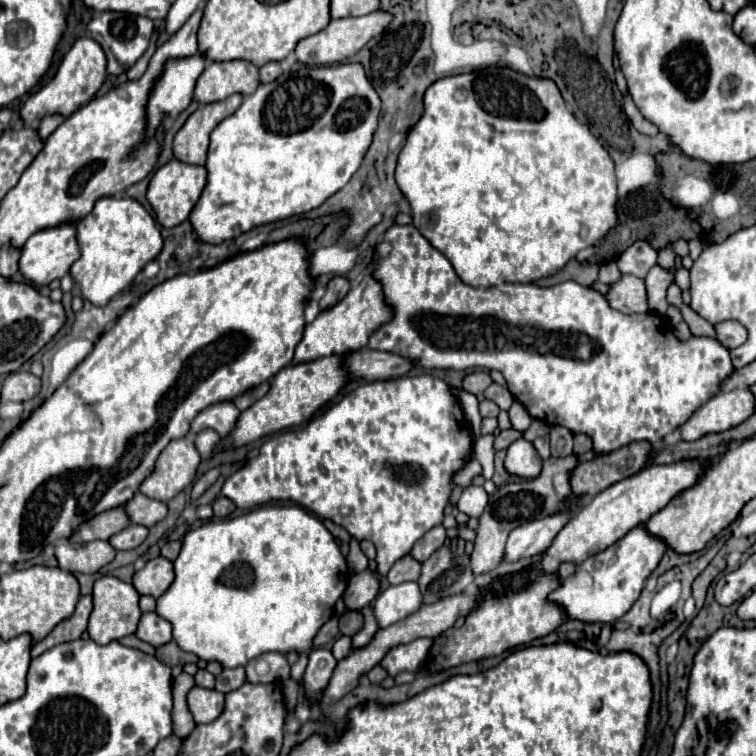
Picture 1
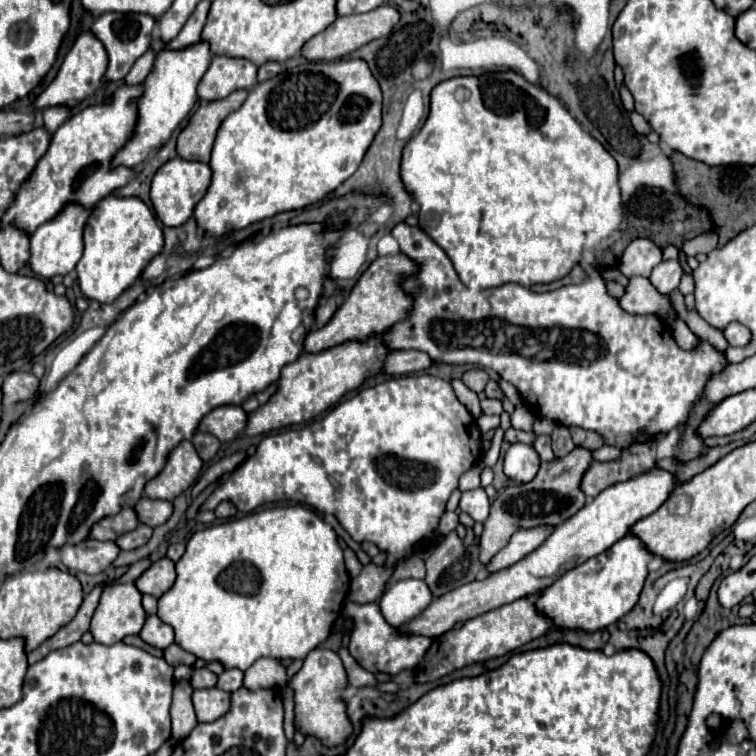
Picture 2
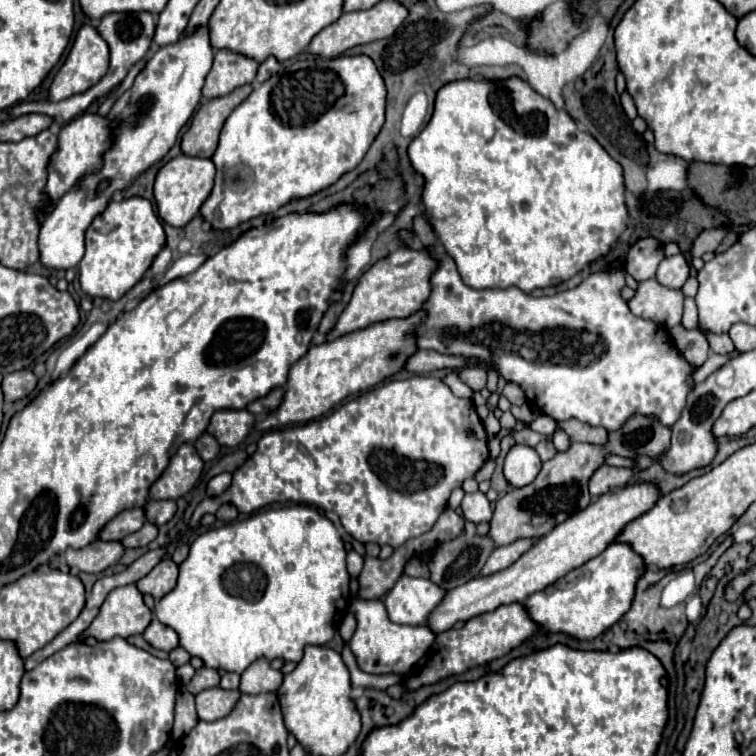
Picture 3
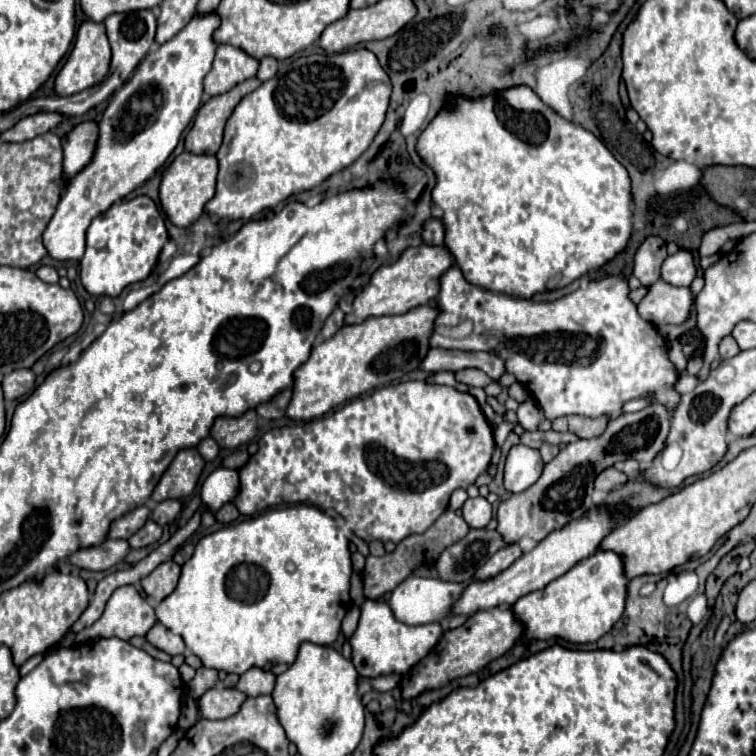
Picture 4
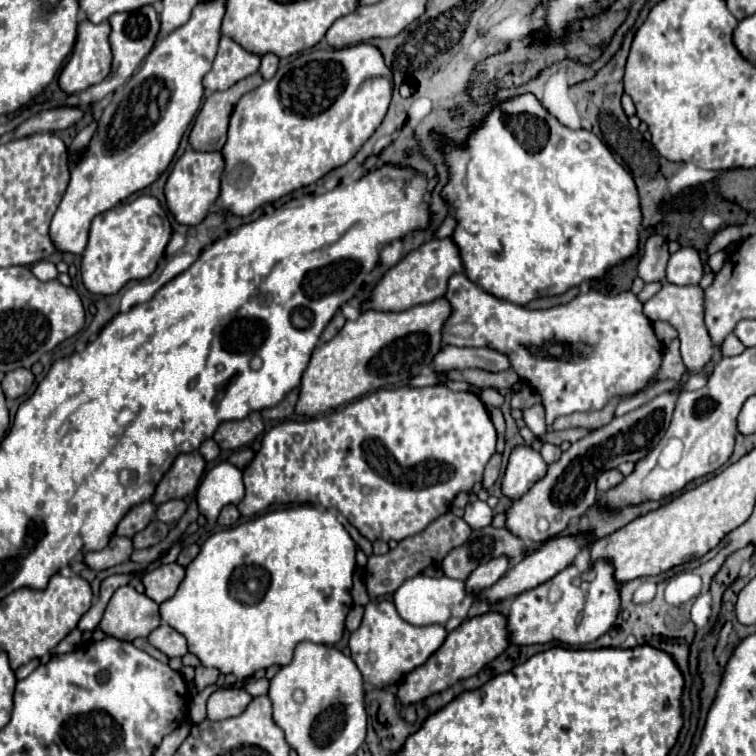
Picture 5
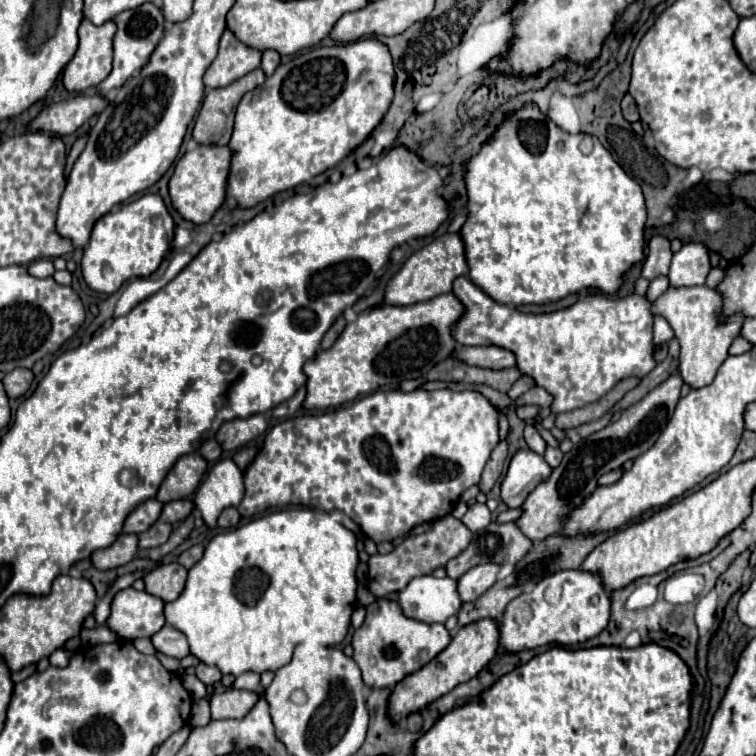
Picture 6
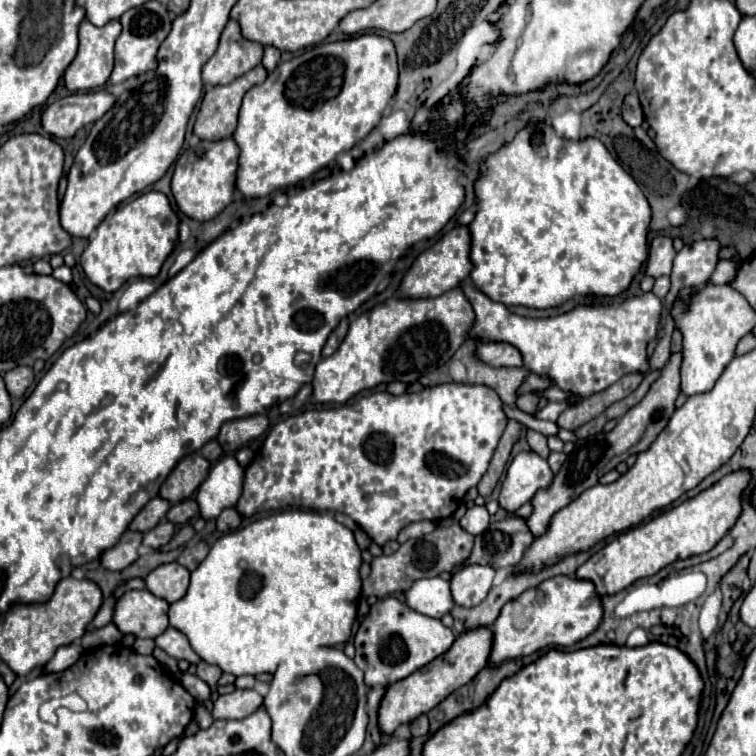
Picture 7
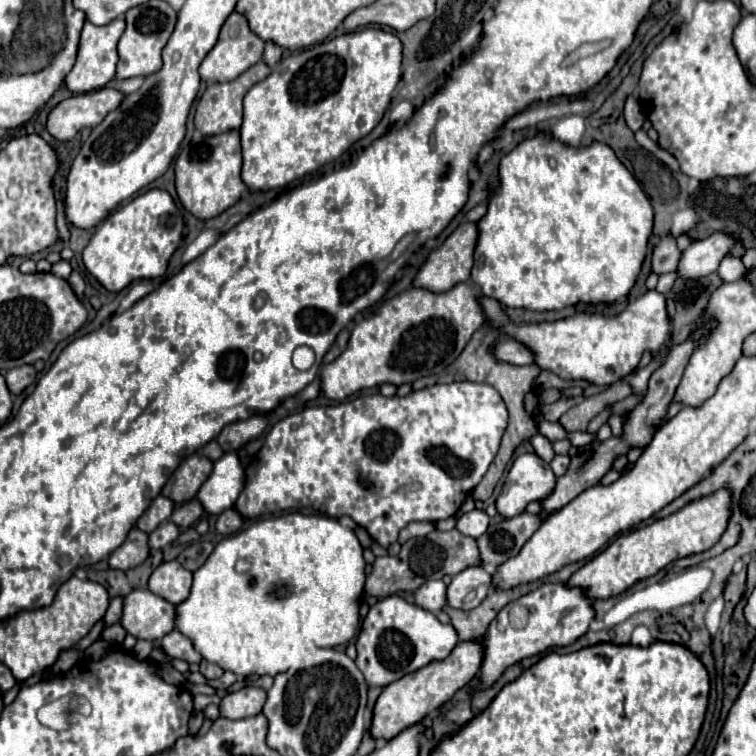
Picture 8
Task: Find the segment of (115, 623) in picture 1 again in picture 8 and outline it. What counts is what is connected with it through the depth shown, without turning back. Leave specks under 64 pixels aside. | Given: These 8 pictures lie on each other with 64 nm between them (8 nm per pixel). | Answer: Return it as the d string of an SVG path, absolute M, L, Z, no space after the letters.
M132 590L124 598L120 624L136 638L158 642L176 628L176 606L150 590Z

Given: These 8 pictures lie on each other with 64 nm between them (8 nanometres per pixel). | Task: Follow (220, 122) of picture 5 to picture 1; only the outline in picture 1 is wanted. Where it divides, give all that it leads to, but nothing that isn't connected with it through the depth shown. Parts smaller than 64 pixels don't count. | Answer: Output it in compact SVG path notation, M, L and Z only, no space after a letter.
M232 94L226 100L202 104L174 136L174 156L188 164L206 164L212 130L242 104L242 94Z

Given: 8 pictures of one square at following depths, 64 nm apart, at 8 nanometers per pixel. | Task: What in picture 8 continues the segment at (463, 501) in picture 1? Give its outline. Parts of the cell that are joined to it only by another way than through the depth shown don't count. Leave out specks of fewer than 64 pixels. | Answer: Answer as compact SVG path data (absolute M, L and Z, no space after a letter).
M472 510L468 514L462 514L456 520L456 530L470 538L480 538L488 530L488 516L482 510Z

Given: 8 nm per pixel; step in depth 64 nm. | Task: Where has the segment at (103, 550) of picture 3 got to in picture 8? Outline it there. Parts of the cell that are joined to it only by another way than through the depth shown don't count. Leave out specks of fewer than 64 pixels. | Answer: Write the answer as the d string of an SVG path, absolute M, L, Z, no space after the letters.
M132 528L126 542L120 548L116 548L116 552L112 552L112 556L108 558L108 564L110 568L130 570L140 566L148 558L148 554L150 554L148 534L138 528Z

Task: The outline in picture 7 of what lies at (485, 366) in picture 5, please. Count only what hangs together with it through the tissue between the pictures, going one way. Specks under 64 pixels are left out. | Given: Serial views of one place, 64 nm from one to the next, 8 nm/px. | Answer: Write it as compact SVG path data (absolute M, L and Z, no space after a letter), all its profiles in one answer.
M484 342L478 348L478 356L490 366L524 366L520 350L506 342Z

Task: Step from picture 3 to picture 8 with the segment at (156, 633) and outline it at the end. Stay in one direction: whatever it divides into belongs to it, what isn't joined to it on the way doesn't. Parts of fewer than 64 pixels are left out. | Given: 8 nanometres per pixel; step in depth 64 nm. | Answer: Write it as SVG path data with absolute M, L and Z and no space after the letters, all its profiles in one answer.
M172 630L170 634L166 634L162 640L160 640L160 646L164 648L164 652L170 656L170 658L180 658L180 660L186 660L188 664L198 664L202 660L202 656L196 652L192 640L188 640L180 630Z

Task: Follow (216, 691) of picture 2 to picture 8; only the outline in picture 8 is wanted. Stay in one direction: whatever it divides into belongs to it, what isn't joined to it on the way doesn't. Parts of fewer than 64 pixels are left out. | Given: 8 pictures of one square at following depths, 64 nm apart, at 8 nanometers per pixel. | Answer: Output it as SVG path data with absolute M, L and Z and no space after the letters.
M246 686L246 688L222 698L220 714L230 720L252 718L262 712L264 704L266 704L266 690L262 690L258 686Z

